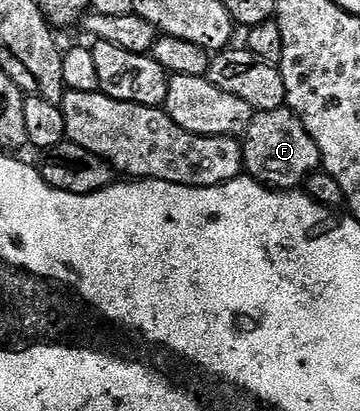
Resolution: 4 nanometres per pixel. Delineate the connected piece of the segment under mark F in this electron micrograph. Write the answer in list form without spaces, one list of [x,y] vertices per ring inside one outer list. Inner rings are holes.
[[[288,108],[254,113],[251,124],[245,129],[243,145],[245,148],[245,170],[248,177],[256,178],[262,186],[268,186],[274,190],[296,191],[305,179],[310,178],[321,166],[321,153],[315,140],[311,140],[307,128],[303,128],[301,119]]]

